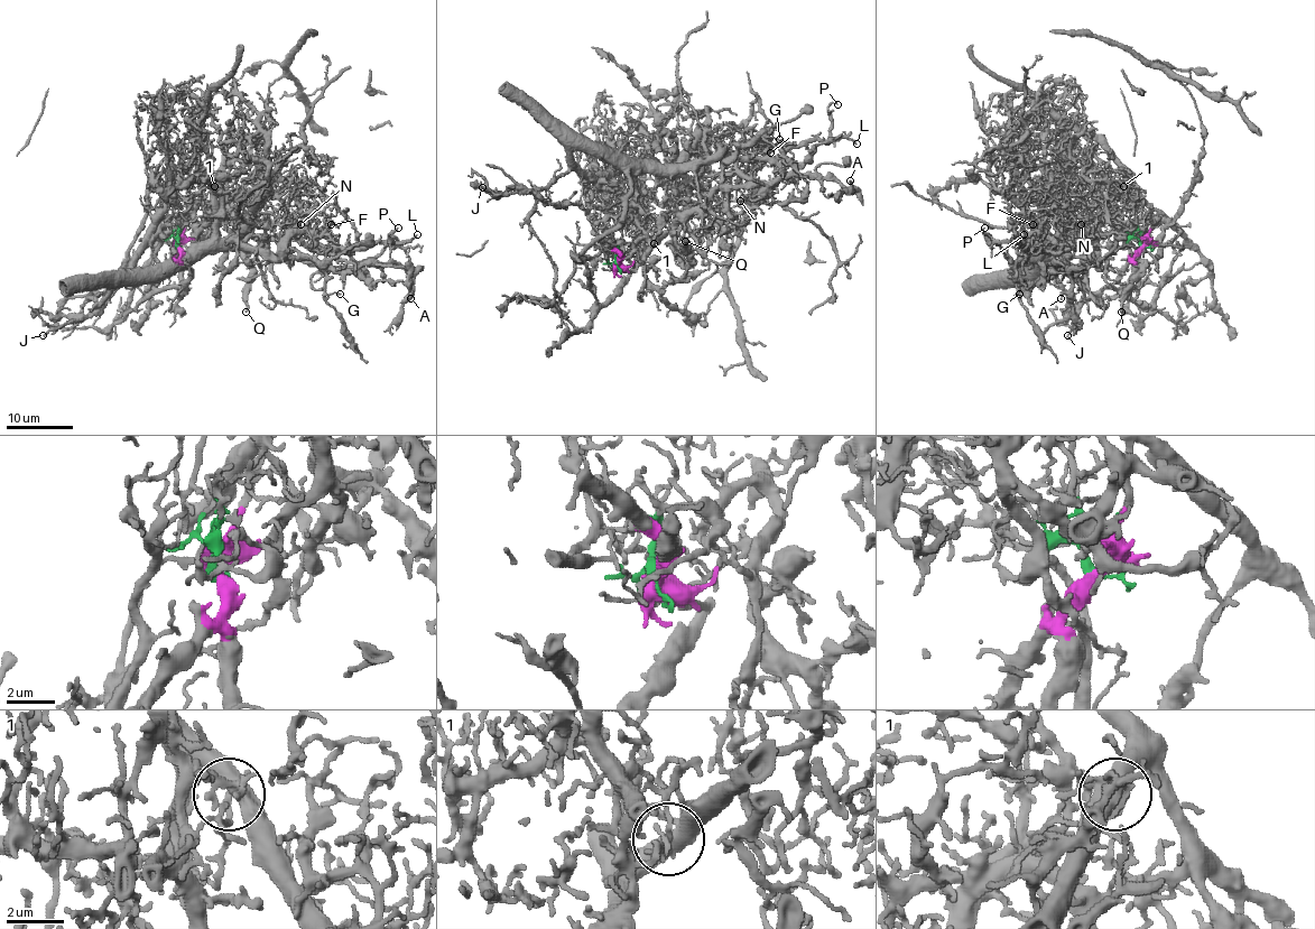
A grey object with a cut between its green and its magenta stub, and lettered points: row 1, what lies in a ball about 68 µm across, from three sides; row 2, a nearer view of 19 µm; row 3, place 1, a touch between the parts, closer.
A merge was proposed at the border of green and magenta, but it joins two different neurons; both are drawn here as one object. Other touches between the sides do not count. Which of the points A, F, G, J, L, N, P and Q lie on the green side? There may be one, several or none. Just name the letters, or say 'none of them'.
F, J, L, N, P

